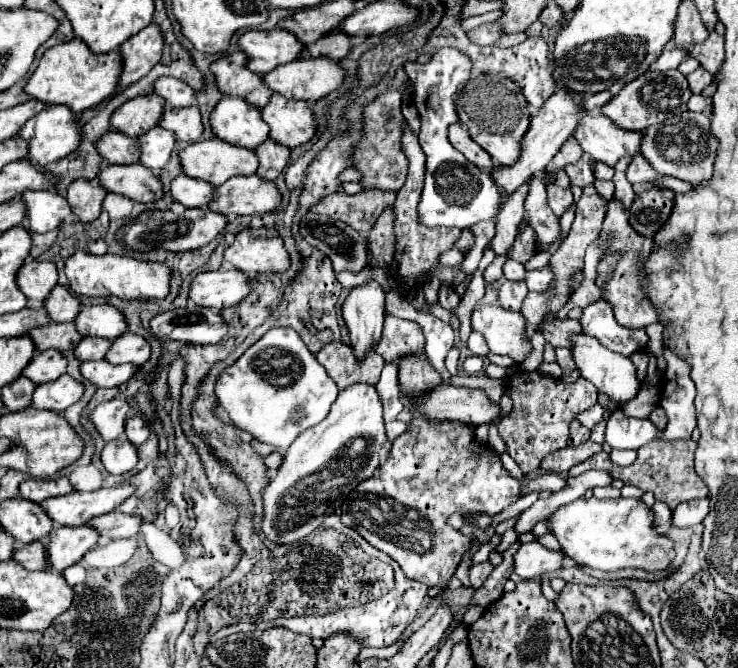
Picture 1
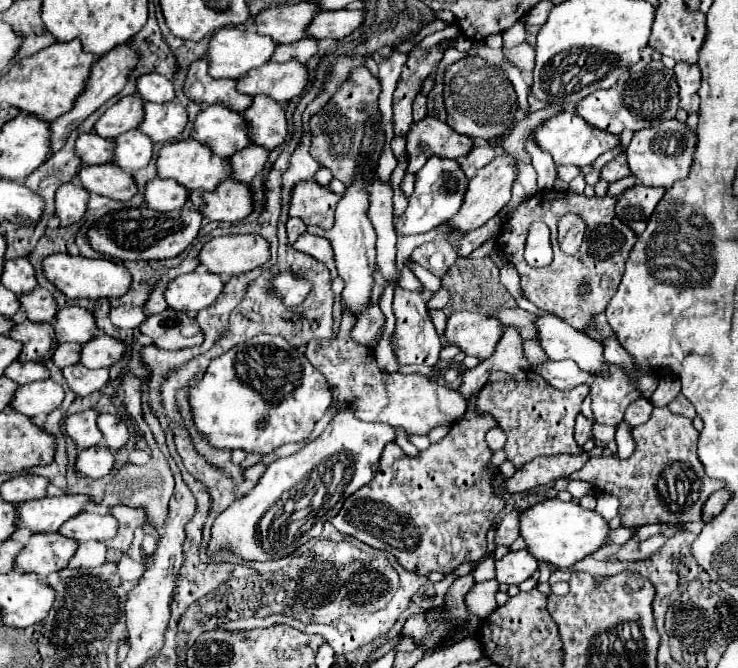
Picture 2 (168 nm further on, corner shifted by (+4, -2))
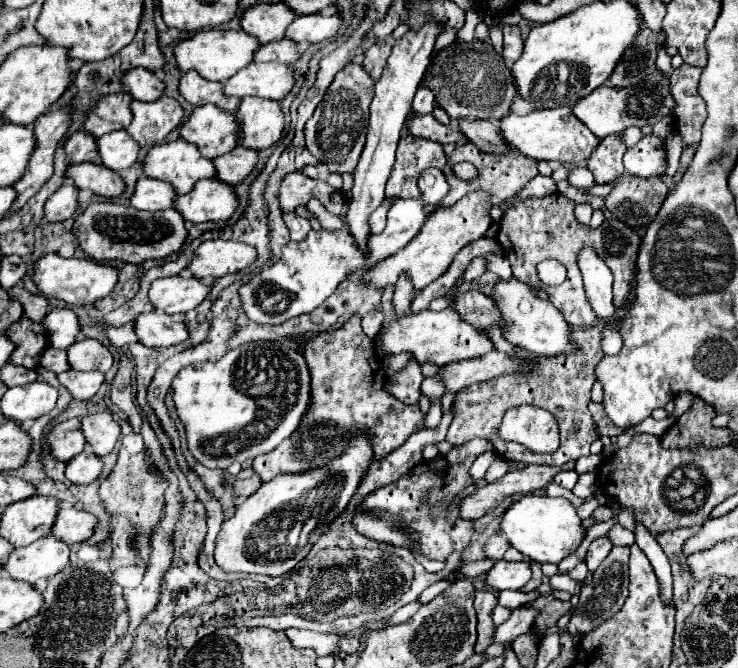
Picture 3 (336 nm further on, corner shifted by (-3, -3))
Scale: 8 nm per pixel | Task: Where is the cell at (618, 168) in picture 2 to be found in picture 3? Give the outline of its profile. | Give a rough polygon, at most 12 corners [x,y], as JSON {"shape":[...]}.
{"shape":[[608,136],[592,152],[588,168],[596,184],[624,174],[626,146]]}

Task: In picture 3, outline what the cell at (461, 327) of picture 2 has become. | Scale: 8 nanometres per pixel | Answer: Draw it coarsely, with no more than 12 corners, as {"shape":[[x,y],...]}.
{"shape":[[456,310],[394,320],[384,354],[408,350],[446,366],[492,350],[486,332]]}

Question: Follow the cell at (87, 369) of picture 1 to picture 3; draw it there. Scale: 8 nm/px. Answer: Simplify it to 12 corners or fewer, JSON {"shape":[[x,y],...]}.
{"shape":[[66,370],[60,384],[76,400],[92,400],[102,382],[100,372]]}

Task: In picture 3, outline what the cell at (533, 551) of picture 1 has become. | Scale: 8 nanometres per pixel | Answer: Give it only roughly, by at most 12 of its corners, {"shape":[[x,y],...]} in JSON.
{"shape":[[498,560],[488,572],[492,590],[522,590],[532,578],[528,560]]}

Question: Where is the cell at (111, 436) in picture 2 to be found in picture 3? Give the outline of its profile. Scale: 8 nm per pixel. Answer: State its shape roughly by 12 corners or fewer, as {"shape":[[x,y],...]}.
{"shape":[[110,412],[84,416],[92,452],[108,456],[120,438]]}

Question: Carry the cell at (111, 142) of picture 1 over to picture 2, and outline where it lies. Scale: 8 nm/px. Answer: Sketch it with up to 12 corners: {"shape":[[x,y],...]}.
{"shape":[[81,133],[75,153],[83,165],[113,161],[113,141]]}

